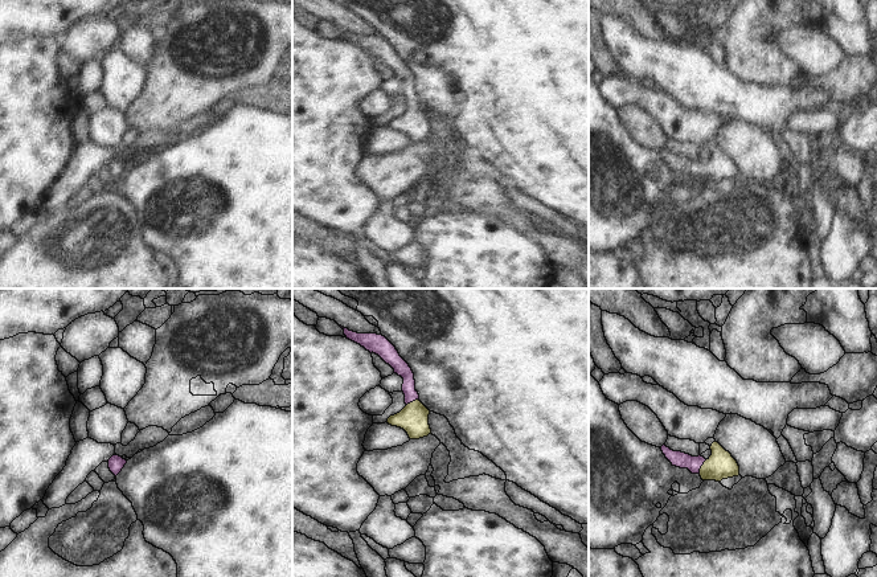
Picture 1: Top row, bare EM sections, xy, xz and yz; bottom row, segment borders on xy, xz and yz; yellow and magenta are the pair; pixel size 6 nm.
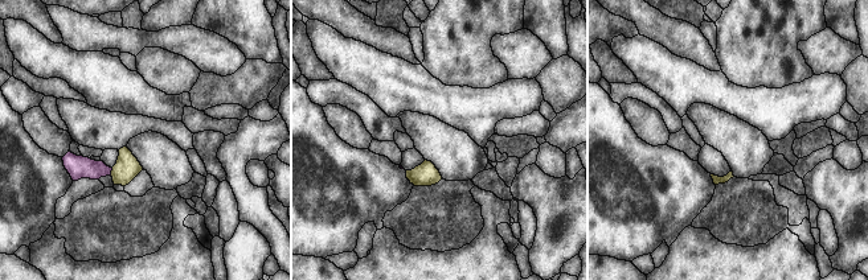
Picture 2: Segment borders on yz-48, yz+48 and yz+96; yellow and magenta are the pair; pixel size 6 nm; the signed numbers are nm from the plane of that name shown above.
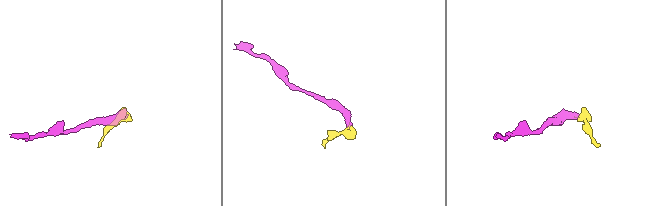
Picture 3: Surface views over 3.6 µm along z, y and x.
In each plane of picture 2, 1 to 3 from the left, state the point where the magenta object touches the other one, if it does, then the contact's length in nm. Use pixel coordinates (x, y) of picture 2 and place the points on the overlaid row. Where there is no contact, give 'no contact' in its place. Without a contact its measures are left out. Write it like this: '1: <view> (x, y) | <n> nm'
1: yz-48 (111, 172) | 50 nm
2: no contact
3: no contact

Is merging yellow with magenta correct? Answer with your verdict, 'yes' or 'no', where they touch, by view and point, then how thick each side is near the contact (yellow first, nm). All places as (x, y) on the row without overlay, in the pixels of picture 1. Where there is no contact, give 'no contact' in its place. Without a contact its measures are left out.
yes | yz (701, 170) | 170/100 nm

